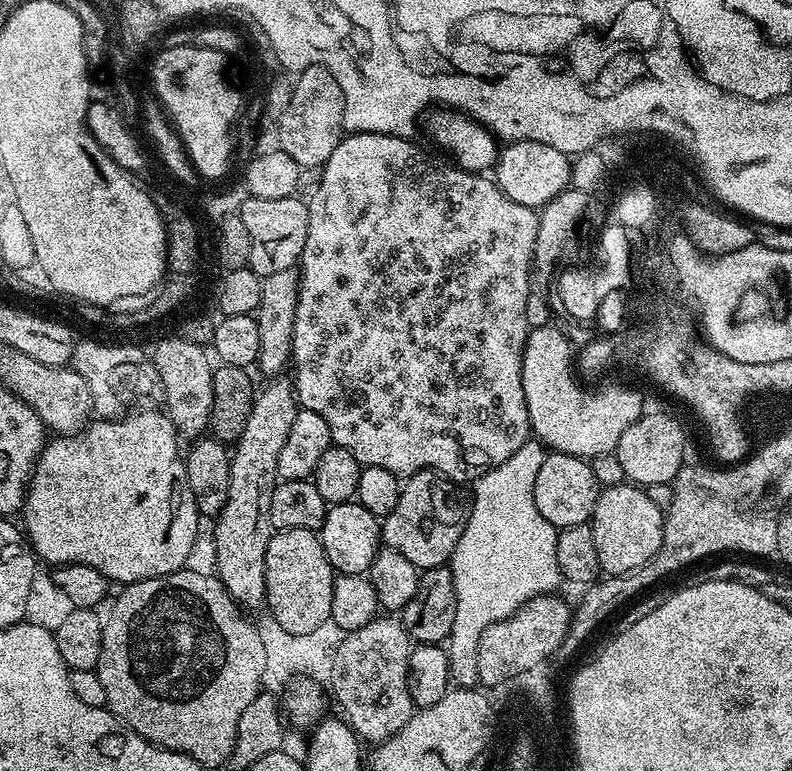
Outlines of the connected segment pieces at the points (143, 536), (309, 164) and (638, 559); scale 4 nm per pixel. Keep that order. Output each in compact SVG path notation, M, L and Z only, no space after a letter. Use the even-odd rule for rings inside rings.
M133 411L121 419L97 419L89 423L83 432L78 432L74 436L57 435L56 440L49 439L40 451L40 458L32 469L32 479L28 481L28 495L24 498L22 517L24 516L23 531L28 537L28 543L32 546L32 551L36 553L41 561L44 560L48 566L59 566L62 564L81 564L82 566L94 566L109 582L115 582L123 586L133 584L139 580L149 580L165 576L171 572L179 572L185 567L188 555L192 552L192 547L196 544L196 535L200 532L202 517L196 509L196 499L190 490L190 482L186 478L184 469L184 456L181 441L178 439L176 428L172 424L167 414L160 412L138 412Z
M308 68L295 77L292 85L291 107L283 118L283 139L285 146L282 152L290 154L294 162L298 162L301 170L308 168L323 169L325 162L334 154L334 146L345 135L344 95L342 86L328 73L327 68Z
M625 482L618 486L610 486L601 491L598 502L594 506L594 514L590 521L594 534L594 551L598 554L601 573L610 576L621 576L627 572L633 572L642 567L662 546L662 534L664 533L665 513L654 502L650 502L647 491L643 487L631 482Z

